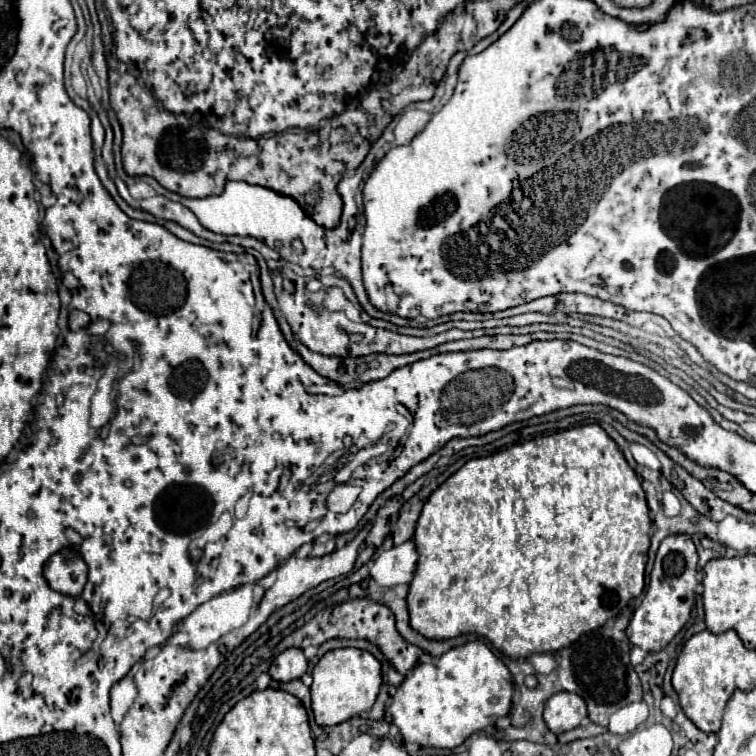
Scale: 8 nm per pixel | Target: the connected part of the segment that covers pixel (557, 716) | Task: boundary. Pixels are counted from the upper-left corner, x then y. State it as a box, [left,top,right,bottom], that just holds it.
[544,692,586,734]

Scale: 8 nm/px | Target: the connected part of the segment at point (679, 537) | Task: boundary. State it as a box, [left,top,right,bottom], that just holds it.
[626,534,698,652]

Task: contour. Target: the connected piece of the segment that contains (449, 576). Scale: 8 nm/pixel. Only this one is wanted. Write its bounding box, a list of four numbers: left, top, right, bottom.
[408,424,652,658]

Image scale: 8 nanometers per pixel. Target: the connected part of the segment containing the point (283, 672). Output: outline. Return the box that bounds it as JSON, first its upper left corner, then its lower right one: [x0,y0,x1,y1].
[268,648,308,682]

